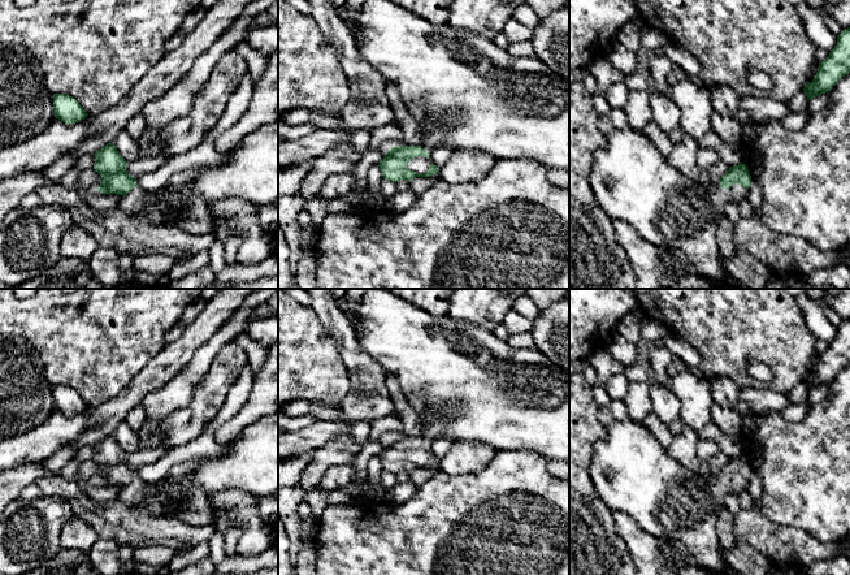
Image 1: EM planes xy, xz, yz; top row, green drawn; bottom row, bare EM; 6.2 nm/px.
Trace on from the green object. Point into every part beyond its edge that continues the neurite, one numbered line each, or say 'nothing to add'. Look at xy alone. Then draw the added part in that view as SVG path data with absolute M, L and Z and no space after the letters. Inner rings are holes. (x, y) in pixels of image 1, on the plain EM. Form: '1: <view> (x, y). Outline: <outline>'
1: xy (154, 497). Outline: M139 477L125 487L121 500L130 507L144 507L153 516L164 516L165 506L177 494L179 485L173 481L144 483Z

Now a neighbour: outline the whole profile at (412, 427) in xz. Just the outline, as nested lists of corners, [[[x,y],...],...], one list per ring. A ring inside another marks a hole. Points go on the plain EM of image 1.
[[[387,375],[386,386],[395,406],[394,415],[403,423],[403,429],[398,437],[420,437],[422,432],[420,415],[409,406],[398,379],[394,375]]]

